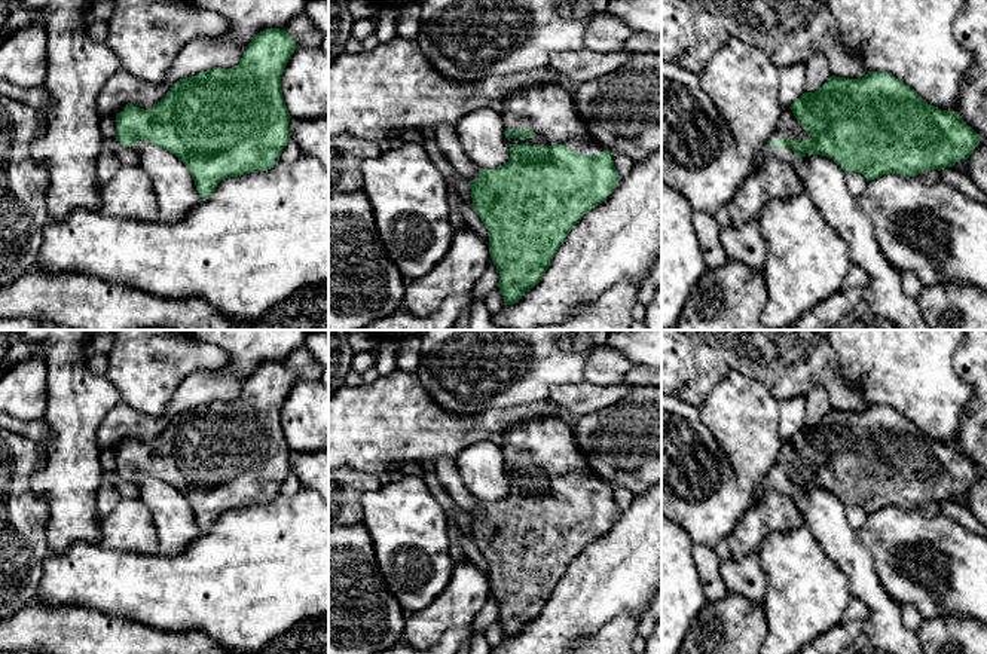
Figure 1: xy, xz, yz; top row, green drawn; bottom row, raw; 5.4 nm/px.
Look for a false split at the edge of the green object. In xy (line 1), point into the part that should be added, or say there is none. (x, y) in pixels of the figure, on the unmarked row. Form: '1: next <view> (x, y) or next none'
1: next none

